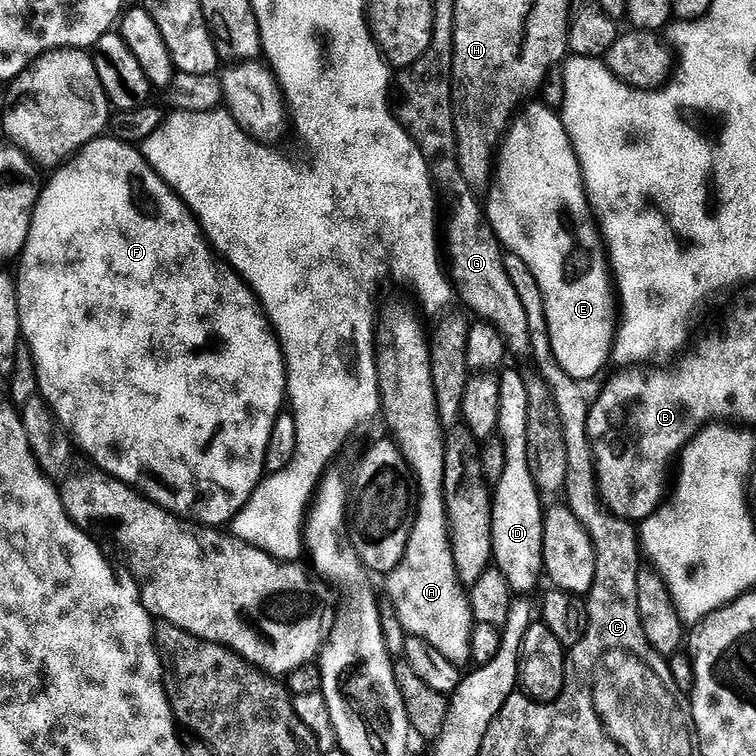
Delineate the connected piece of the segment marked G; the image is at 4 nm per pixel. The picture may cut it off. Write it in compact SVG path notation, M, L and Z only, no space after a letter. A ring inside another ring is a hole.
M464 190L456 200L456 209L452 212L452 221L446 232L446 254L452 258L450 278L455 291L464 299L464 304L472 312L477 312L481 321L487 322L500 333L507 351L527 353L531 349L530 322L526 322L526 310L518 298L518 290L510 282L510 274L506 274L504 257L506 249L500 243L499 236L492 229L485 209Z

